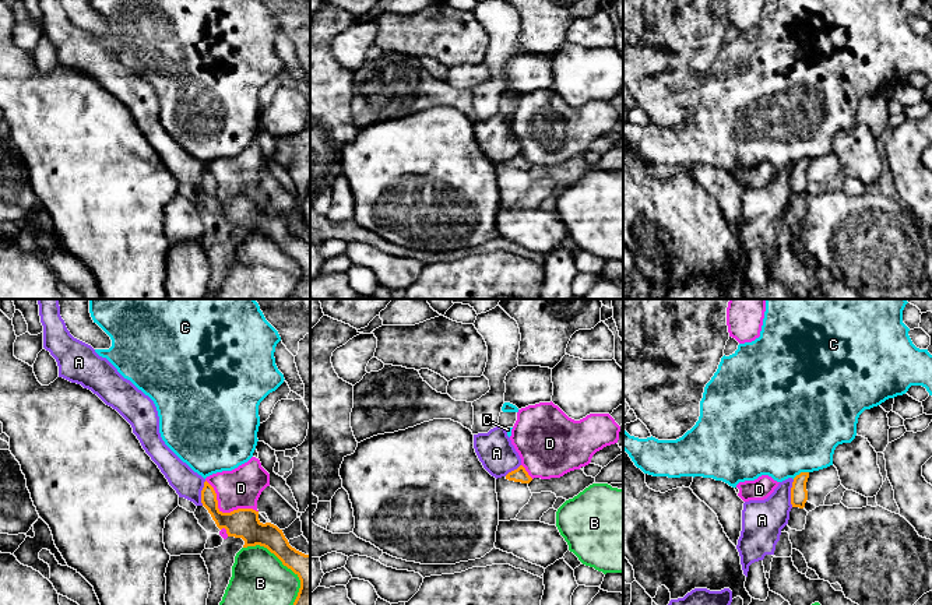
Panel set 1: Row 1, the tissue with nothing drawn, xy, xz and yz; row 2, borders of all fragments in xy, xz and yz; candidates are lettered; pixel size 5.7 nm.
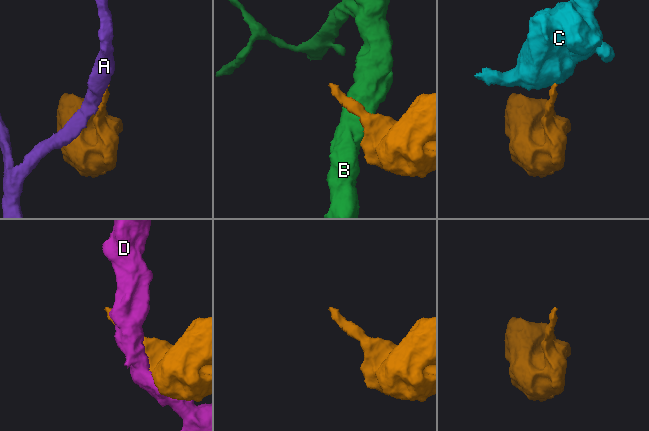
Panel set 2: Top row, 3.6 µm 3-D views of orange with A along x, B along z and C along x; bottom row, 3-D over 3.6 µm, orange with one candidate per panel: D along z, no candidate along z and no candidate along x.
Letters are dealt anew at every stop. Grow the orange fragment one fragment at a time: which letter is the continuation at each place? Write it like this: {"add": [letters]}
{"add": []}

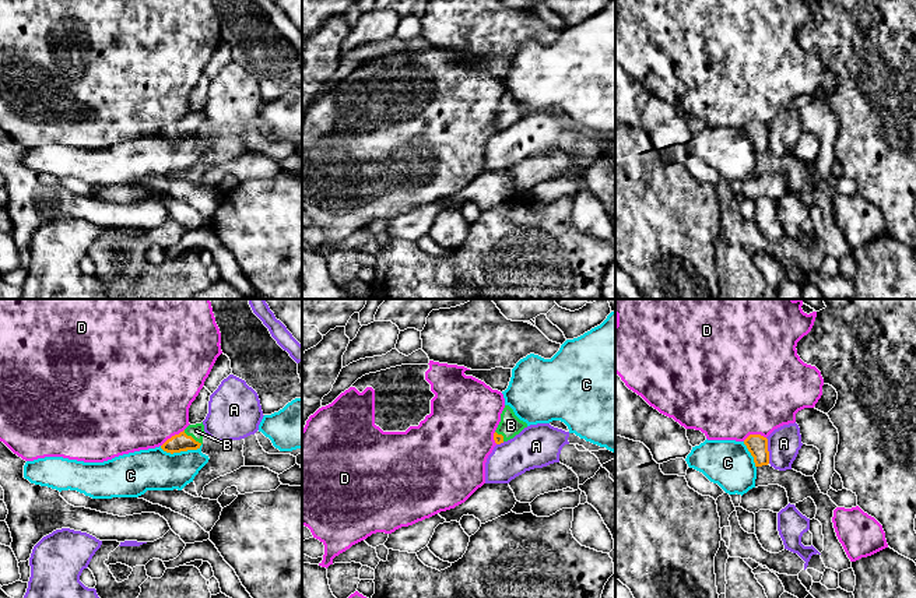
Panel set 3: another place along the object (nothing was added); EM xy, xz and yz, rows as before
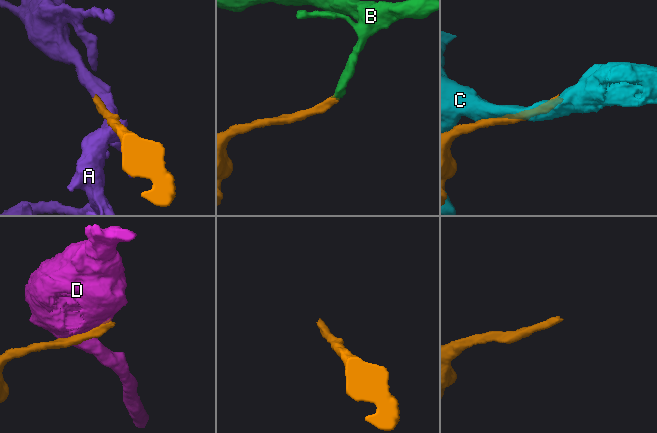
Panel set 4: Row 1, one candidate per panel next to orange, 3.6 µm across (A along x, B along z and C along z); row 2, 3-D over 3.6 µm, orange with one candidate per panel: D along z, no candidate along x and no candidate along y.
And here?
{"add": ["B"]}

